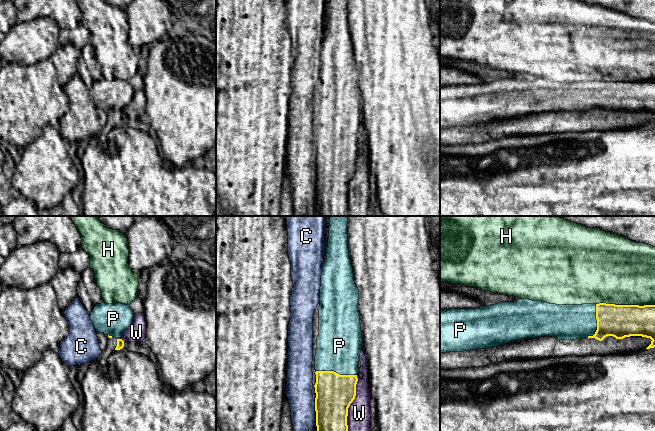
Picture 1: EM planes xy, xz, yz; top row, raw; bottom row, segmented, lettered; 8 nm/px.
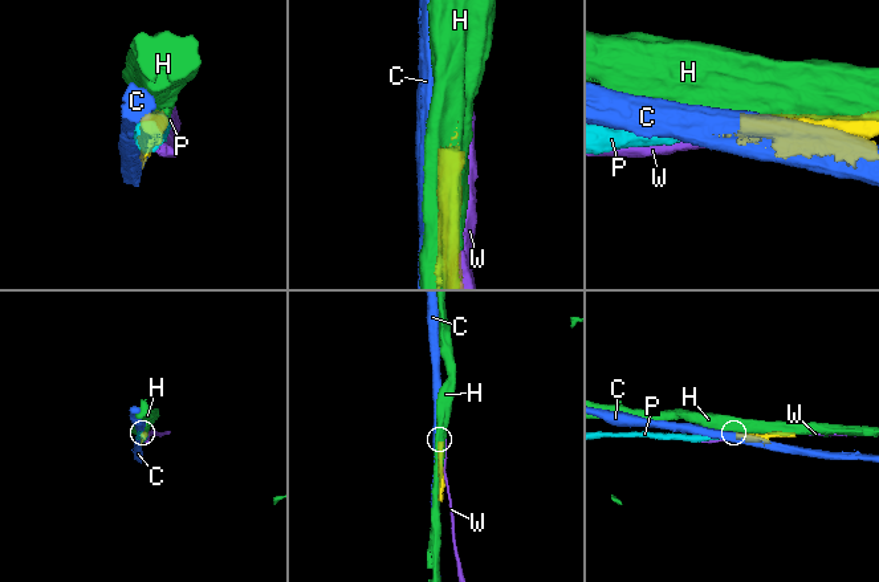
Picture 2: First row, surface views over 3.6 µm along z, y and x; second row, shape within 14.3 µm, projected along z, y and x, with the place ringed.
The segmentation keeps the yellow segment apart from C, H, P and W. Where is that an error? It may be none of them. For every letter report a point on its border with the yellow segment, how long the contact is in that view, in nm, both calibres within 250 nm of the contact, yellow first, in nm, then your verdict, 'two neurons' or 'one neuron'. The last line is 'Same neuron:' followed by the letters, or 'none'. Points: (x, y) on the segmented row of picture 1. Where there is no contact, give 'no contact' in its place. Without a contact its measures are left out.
C: xz (316, 413) | 180 nm | 300/220 nm | two neurons
H: yz (625, 305) | 480 nm | 260/500 nm | two neurons
P: xz (335, 372) | 340 nm | 300/360 nm | one neuron
W: xz (349, 405) | 420 nm | 300/190 nm | two neurons
Same neuron: P

